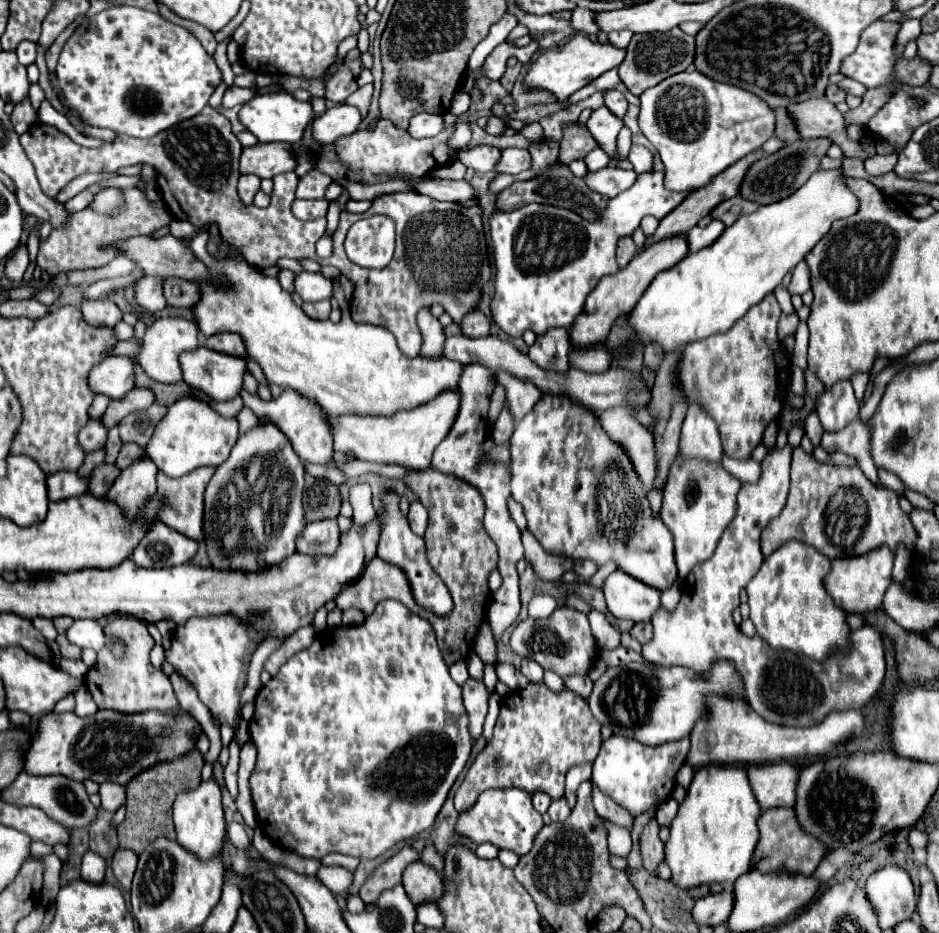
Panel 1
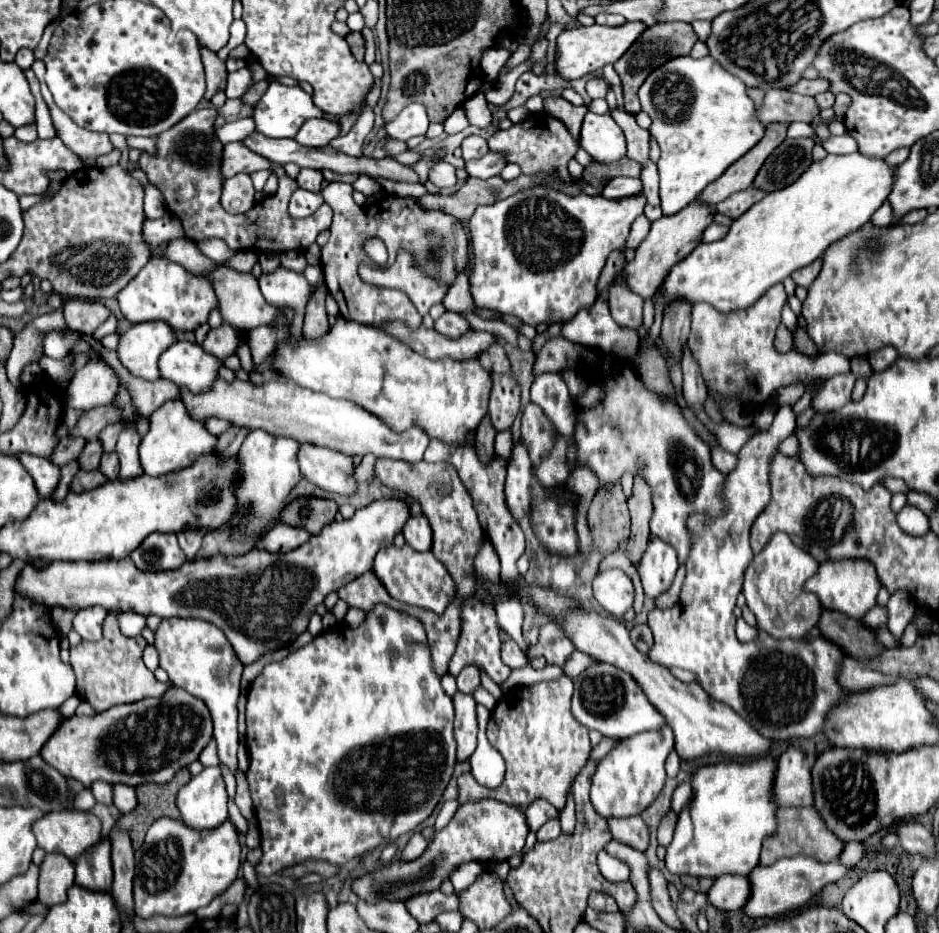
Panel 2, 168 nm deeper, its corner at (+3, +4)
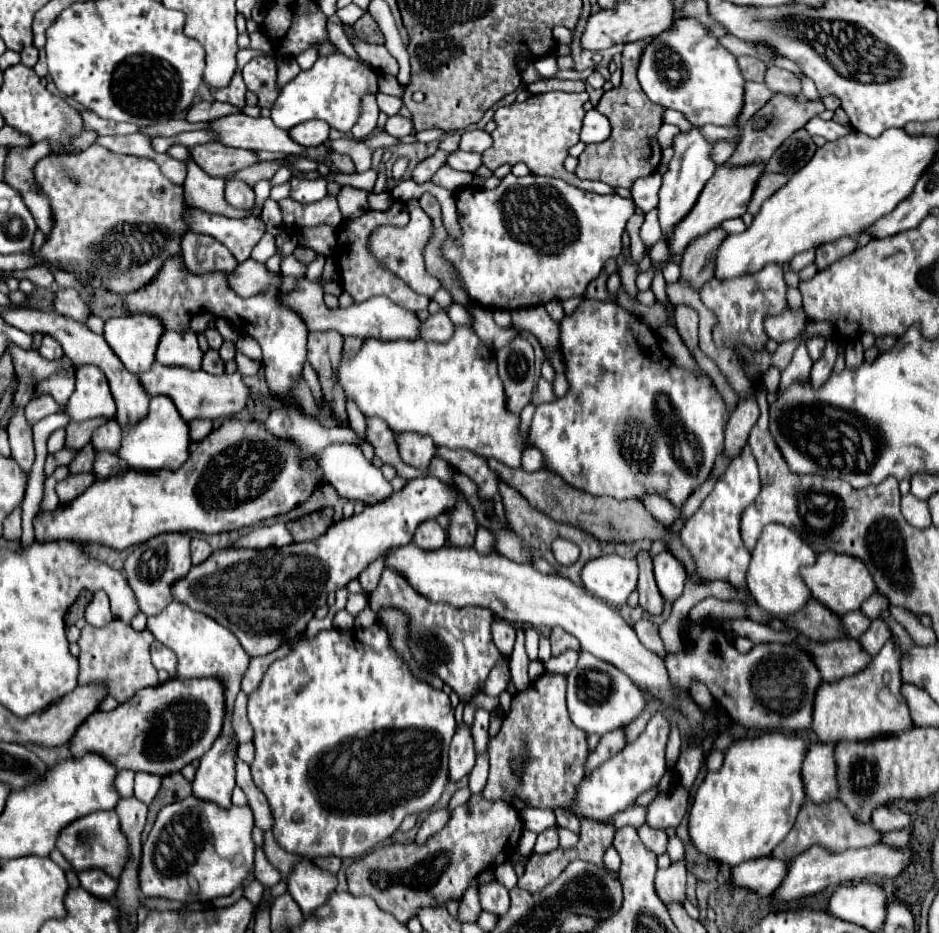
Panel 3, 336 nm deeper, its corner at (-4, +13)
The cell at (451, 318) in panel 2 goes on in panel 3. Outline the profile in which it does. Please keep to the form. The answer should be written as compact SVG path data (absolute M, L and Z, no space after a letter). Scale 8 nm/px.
M440 309L436 315L430 315L424 321L424 337L422 339L444 343L444 341L452 339L452 335L454 335L454 323L450 321L450 317L444 309Z

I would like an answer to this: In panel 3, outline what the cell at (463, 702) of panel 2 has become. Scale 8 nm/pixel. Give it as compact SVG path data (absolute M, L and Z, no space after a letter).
M464 721L456 727L452 745L450 745L450 779L458 781L466 777L476 763L476 751L474 751L474 737L472 727Z

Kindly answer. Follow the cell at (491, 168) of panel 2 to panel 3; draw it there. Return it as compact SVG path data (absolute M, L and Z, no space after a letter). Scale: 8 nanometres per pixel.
M454 151L454 153L450 153L448 155L448 159L446 159L446 163L448 165L452 165L454 169L460 169L460 171L470 171L470 173L474 173L478 167L482 167L484 163L482 163L482 155L480 153L466 153L466 151Z

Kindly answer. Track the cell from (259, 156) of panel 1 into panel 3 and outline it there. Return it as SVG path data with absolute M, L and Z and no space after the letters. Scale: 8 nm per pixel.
M218 141L206 143L206 145L196 145L190 153L192 153L194 161L210 177L220 177L220 179L228 179L228 177L232 177L232 173L238 173L240 169L246 169L260 161L258 155L248 149L226 147Z

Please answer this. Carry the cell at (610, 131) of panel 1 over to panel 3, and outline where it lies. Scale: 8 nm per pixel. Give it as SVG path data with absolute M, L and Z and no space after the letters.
M590 109L584 115L580 141L584 141L584 143L602 143L610 137L610 133L612 133L612 125L610 125L608 117L604 117L600 111Z

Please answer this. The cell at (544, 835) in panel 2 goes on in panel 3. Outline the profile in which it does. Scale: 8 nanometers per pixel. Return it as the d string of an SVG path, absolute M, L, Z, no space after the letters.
M550 827L538 835L534 853L548 853L558 847L558 827Z

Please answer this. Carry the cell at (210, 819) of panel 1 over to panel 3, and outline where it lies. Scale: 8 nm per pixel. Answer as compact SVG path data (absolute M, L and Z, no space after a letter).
M218 737L212 749L200 759L196 777L192 781L192 795L228 809L232 805L232 789L236 787L236 769L232 757L232 743L226 737Z

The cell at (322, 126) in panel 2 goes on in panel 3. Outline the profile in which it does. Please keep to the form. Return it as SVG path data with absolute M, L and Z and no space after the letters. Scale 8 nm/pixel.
M318 119L304 121L290 129L290 137L304 147L322 145L328 139L328 133L330 133L330 125L324 121L318 121Z

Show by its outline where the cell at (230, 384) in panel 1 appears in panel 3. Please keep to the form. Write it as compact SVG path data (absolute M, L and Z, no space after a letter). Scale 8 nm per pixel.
M164 331L156 351L156 361L162 365L184 365L188 369L202 369L202 349L192 331Z

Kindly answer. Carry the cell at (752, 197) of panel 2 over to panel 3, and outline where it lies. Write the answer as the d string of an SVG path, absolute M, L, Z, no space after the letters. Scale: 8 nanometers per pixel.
M762 173L760 179L756 181L756 187L754 187L754 193L752 193L752 199L750 199L750 205L748 205L748 213L750 215L756 215L762 207L762 203L774 193L778 191L788 179L780 173Z

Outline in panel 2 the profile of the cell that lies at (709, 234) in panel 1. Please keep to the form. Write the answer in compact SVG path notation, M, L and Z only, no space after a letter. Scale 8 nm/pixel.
M711 224L711 226L705 230L705 234L703 234L703 242L715 242L715 240L721 240L727 232L729 232L727 226Z

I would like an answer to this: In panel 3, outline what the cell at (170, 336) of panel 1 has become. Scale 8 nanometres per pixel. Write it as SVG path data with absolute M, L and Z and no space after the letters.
M150 315L112 317L104 325L104 339L130 373L144 373L156 361L164 325Z

